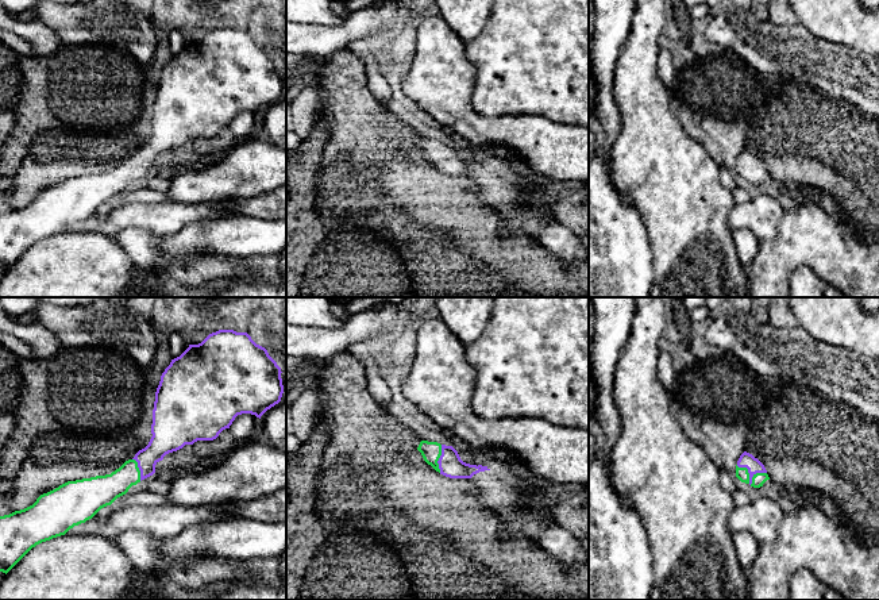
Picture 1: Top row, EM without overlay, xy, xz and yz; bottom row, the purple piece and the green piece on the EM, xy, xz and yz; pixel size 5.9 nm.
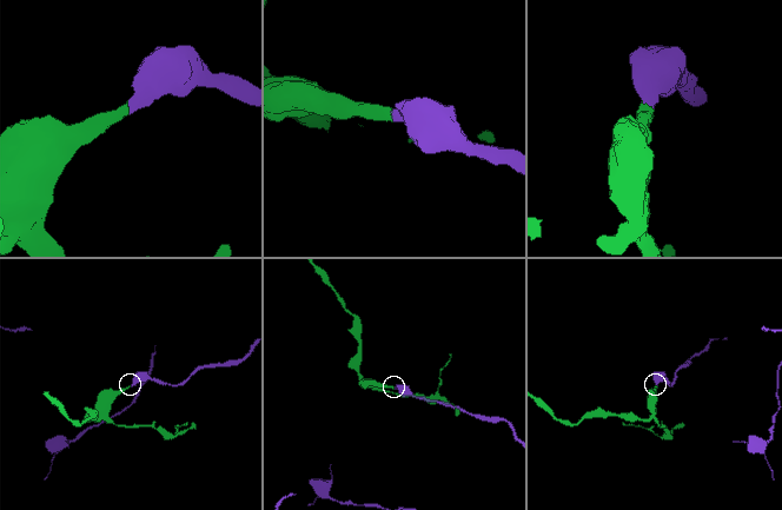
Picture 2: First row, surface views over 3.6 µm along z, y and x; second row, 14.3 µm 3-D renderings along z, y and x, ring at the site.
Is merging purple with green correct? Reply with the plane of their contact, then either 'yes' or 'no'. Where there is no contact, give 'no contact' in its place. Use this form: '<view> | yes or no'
yz | yes

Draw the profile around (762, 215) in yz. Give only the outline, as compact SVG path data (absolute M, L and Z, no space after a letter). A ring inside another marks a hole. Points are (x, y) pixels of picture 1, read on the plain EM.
M757 195L747 203L735 204L729 212L728 223L732 230L751 230L760 242L772 241L784 212L776 197Z

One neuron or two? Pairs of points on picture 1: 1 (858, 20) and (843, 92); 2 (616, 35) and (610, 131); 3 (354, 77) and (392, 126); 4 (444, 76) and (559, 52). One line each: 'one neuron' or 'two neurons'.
1: two neurons
2: one neuron
3: one neuron
4: two neurons

